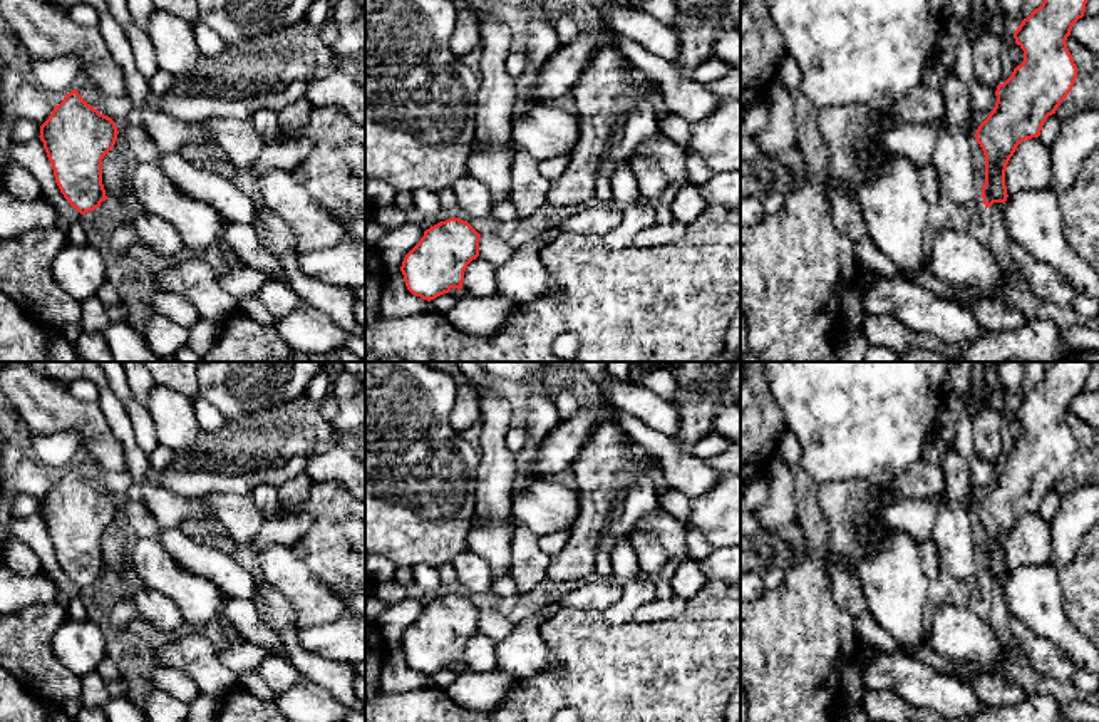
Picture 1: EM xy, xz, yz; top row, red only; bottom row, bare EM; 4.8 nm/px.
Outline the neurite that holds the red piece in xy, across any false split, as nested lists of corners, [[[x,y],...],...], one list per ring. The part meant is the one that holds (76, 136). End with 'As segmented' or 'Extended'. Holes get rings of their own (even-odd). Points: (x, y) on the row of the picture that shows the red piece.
[[[74,89],[40,126],[40,141],[64,198],[80,214],[107,199],[102,159],[117,139],[116,122],[101,114]]]. As segmented

